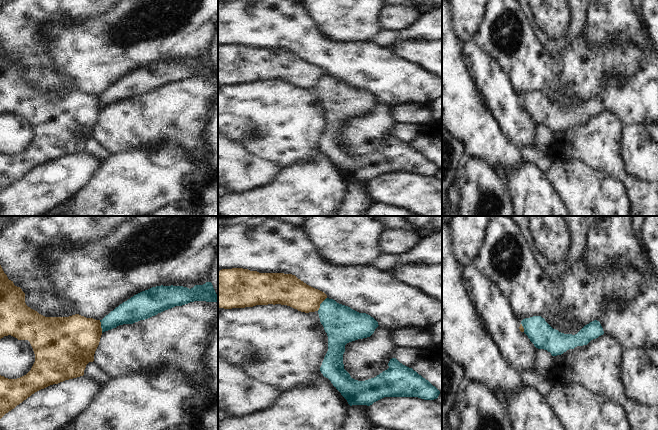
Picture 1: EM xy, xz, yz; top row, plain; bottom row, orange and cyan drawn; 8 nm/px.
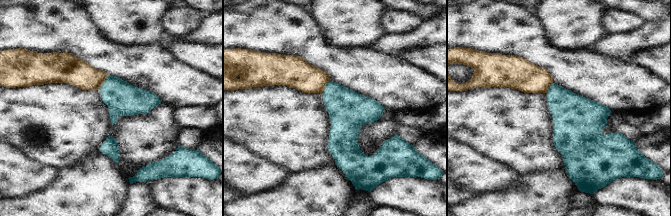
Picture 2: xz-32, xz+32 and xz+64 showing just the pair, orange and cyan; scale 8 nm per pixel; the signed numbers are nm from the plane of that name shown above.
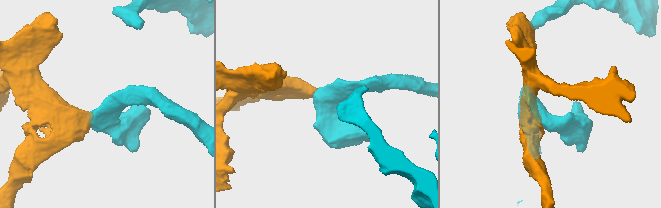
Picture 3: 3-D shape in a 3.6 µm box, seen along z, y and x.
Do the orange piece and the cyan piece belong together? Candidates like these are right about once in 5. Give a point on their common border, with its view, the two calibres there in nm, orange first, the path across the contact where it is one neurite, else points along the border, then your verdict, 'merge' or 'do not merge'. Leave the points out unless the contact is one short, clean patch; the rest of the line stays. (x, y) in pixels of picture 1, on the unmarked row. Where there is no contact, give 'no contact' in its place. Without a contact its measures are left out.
xz (320, 79) | 240/300 nm | along xz (326, 73), (317, 86) | do not merge

